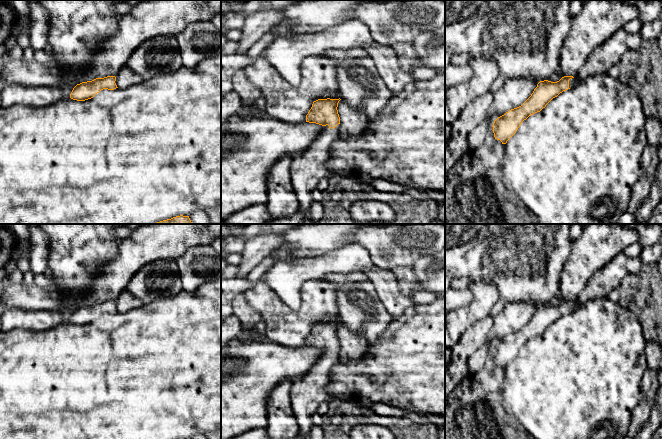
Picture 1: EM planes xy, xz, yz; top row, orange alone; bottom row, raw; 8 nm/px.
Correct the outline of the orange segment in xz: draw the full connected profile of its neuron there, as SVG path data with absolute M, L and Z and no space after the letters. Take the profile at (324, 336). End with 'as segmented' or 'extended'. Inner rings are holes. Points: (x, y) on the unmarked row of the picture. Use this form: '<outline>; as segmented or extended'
M318 323L306 339L306 346L323 350L321 357L303 376L292 382L290 403L299 426L299 433L306 437L313 426L312 416L321 402L329 400L326 386L330 369L339 361L340 341L338 327L341 323Z; extended

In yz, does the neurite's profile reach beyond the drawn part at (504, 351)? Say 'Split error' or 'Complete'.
Split error

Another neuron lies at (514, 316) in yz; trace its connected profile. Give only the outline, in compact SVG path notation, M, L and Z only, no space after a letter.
M523 302L507 303L500 314L494 317L493 326L487 336L490 345L483 345L468 358L467 367L469 374L476 374L486 368L488 354L494 345L511 333L521 330L533 317L538 305Z

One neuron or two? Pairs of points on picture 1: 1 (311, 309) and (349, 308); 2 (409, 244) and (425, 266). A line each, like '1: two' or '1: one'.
1: two
2: two

